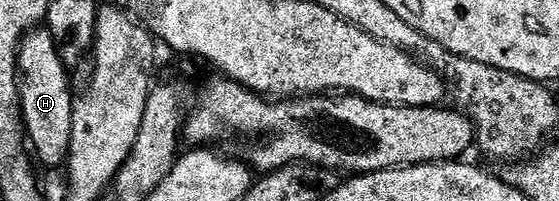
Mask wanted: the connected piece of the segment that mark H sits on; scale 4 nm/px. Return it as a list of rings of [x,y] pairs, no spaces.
[[[38,27],[25,34],[17,50],[21,119],[25,123],[27,141],[36,160],[40,164],[42,161],[45,165],[53,165],[49,167],[64,166],[69,160],[75,93],[74,90],[69,90],[68,72],[70,70],[61,58],[53,34],[48,28]]]

